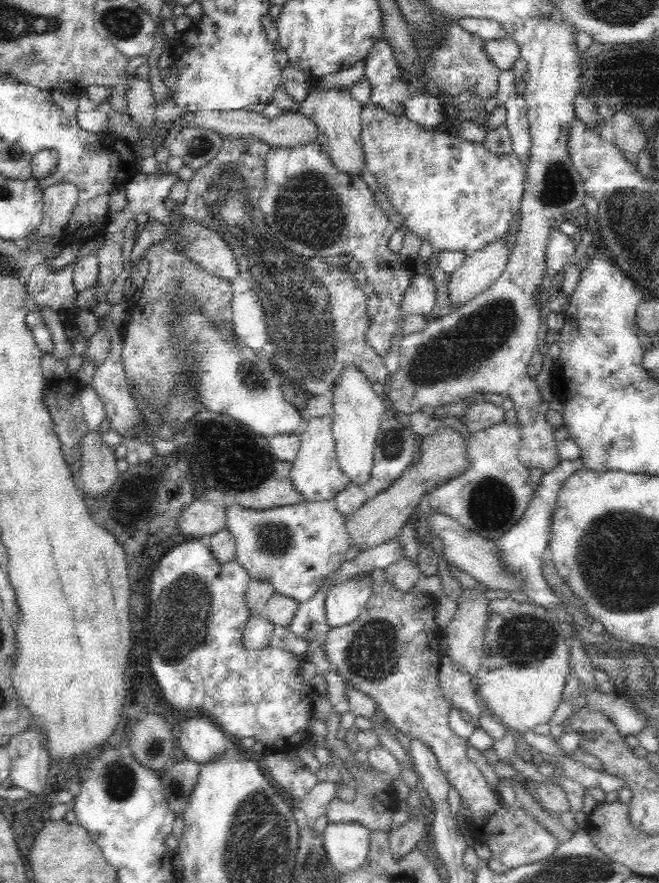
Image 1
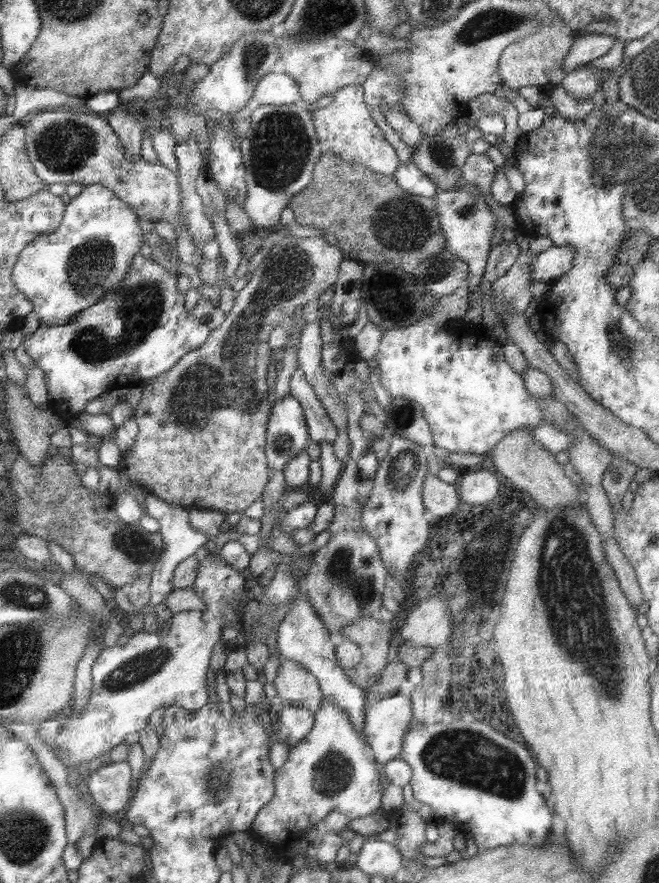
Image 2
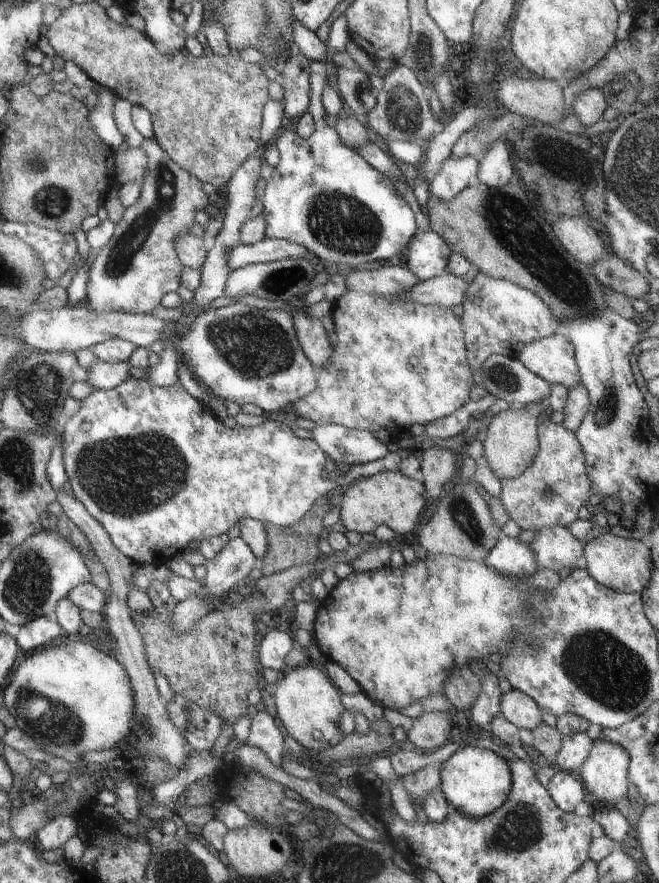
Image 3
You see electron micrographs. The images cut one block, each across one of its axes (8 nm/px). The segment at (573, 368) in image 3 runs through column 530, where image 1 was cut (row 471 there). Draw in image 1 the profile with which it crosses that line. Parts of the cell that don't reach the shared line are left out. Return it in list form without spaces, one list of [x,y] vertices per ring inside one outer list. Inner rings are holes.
[[[348,366],[340,372],[332,386],[332,434],[336,442],[336,454],[340,470],[350,478],[356,486],[366,486],[370,482],[376,436],[382,424],[382,414],[386,412],[386,402],[374,394],[368,376],[360,372],[356,366]]]

